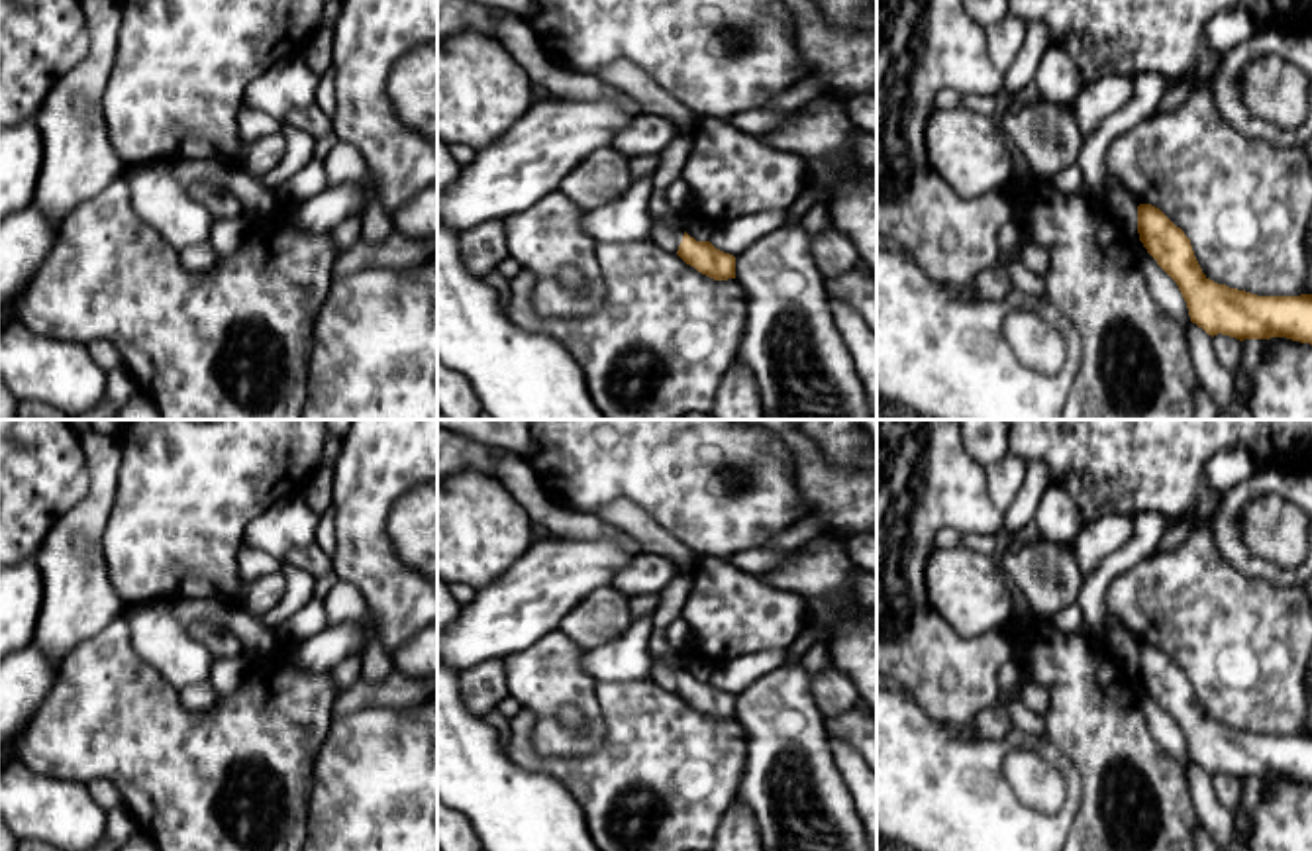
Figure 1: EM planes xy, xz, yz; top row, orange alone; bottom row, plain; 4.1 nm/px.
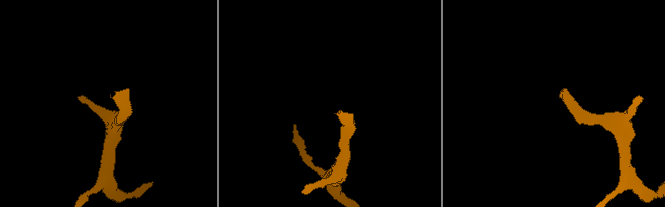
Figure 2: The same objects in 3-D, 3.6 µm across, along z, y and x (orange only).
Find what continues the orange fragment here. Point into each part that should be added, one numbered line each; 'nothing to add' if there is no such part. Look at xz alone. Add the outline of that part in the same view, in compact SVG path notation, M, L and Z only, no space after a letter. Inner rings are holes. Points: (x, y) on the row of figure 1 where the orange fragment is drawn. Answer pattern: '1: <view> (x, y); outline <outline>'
1: xz (663, 234); outline M653 220L651 241L665 251L677 253L682 241L684 229L673 225L671 222Z

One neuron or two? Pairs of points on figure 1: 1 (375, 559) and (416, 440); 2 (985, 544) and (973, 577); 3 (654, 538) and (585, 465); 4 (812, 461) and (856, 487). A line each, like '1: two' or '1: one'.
1: one
2: two
3: two
4: one

